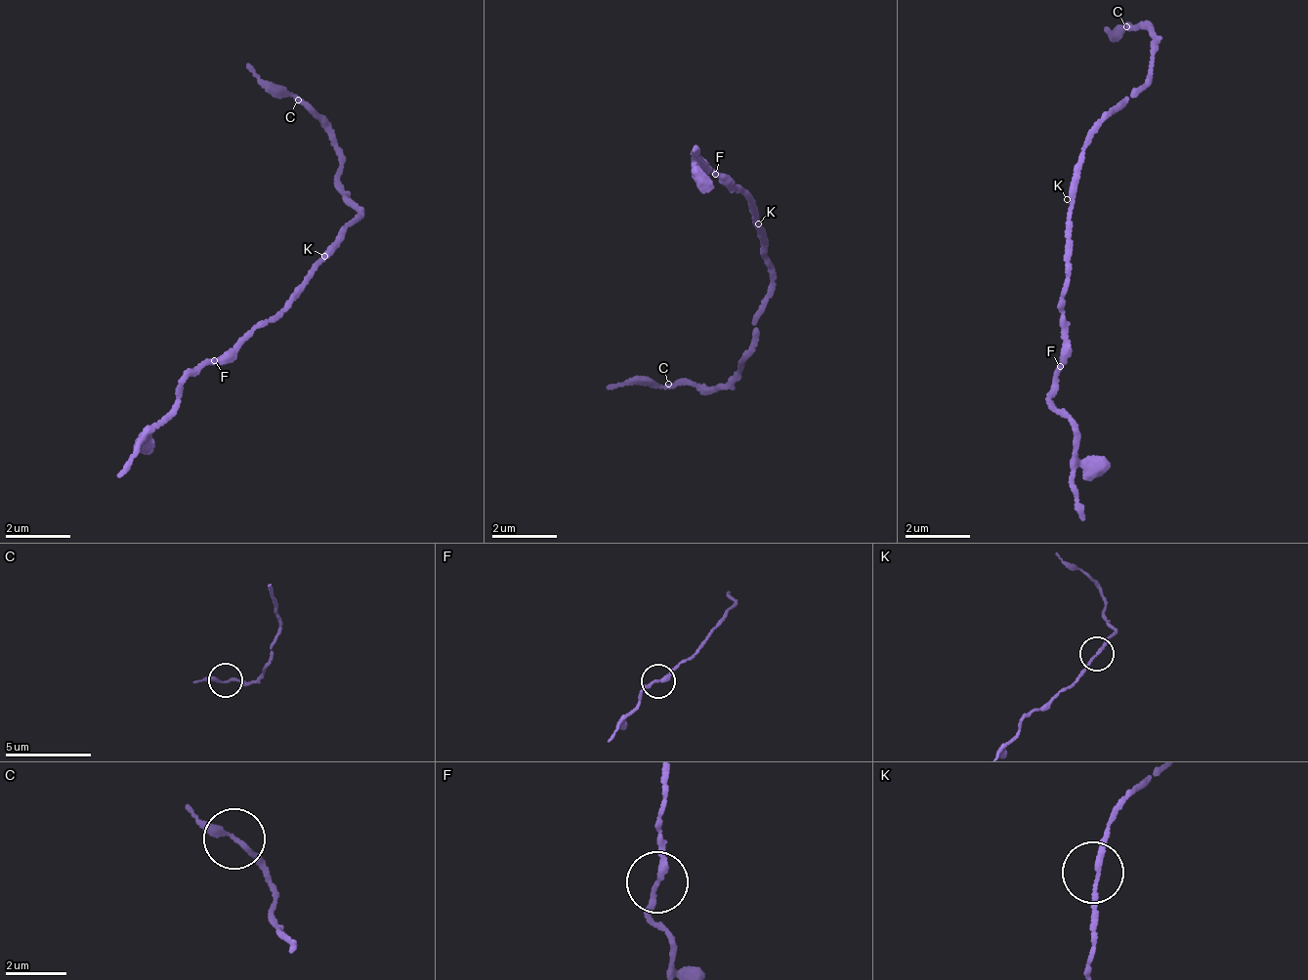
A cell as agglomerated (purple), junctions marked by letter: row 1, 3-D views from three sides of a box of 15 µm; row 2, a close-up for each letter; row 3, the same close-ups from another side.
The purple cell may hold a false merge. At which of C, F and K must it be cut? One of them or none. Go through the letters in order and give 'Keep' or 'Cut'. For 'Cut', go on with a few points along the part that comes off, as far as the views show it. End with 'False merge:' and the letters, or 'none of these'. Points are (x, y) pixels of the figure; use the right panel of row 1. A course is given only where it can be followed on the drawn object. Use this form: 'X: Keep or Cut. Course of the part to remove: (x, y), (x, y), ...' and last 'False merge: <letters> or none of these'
C: Keep
F: Keep
K: Keep
False merge: none of these

